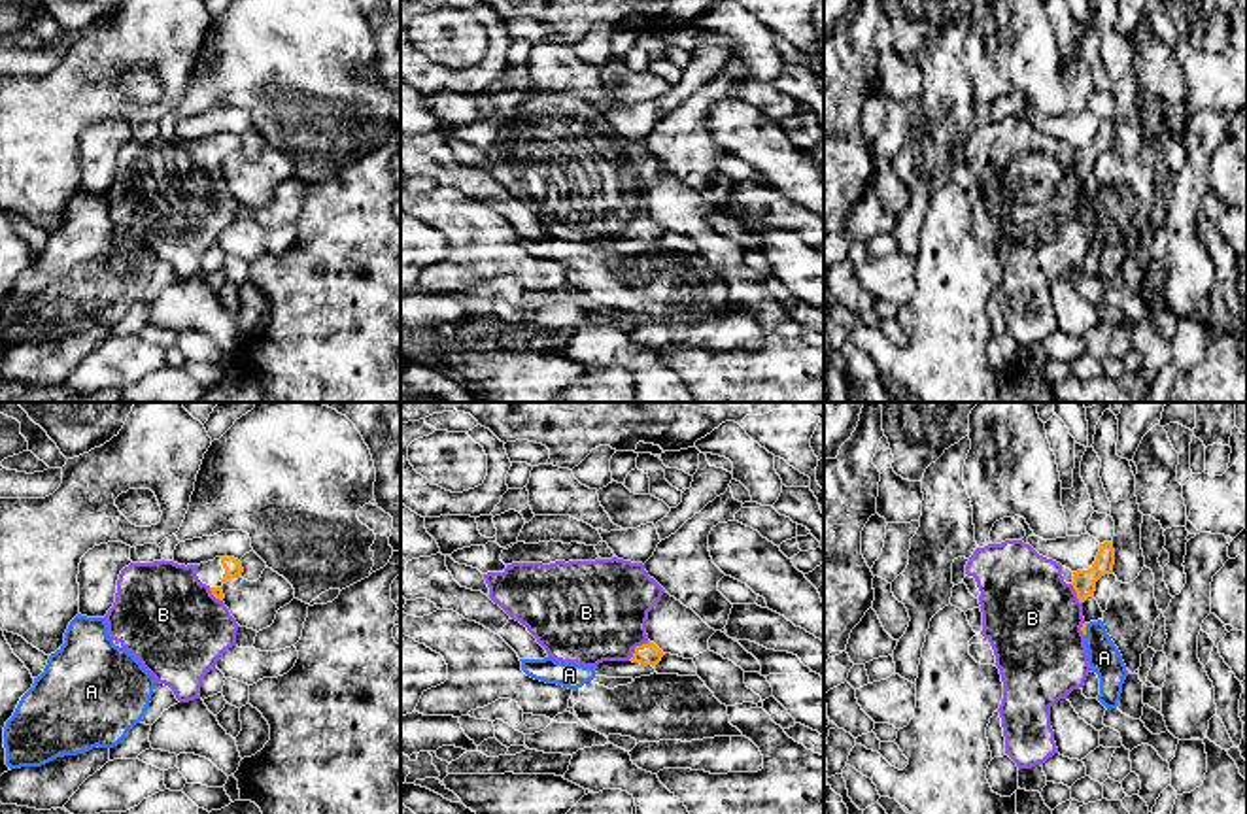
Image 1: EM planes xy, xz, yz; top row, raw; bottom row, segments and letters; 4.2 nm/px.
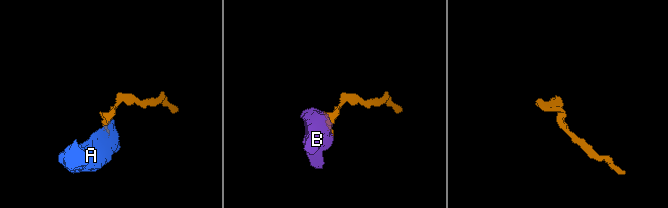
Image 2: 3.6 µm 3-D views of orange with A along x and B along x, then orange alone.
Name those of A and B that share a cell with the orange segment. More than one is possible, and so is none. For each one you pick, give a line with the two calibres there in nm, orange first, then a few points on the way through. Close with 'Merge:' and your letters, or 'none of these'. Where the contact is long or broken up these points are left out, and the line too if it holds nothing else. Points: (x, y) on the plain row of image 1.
B: 100 nm thick on the orange side, 440 nm on the other
Merge: B

